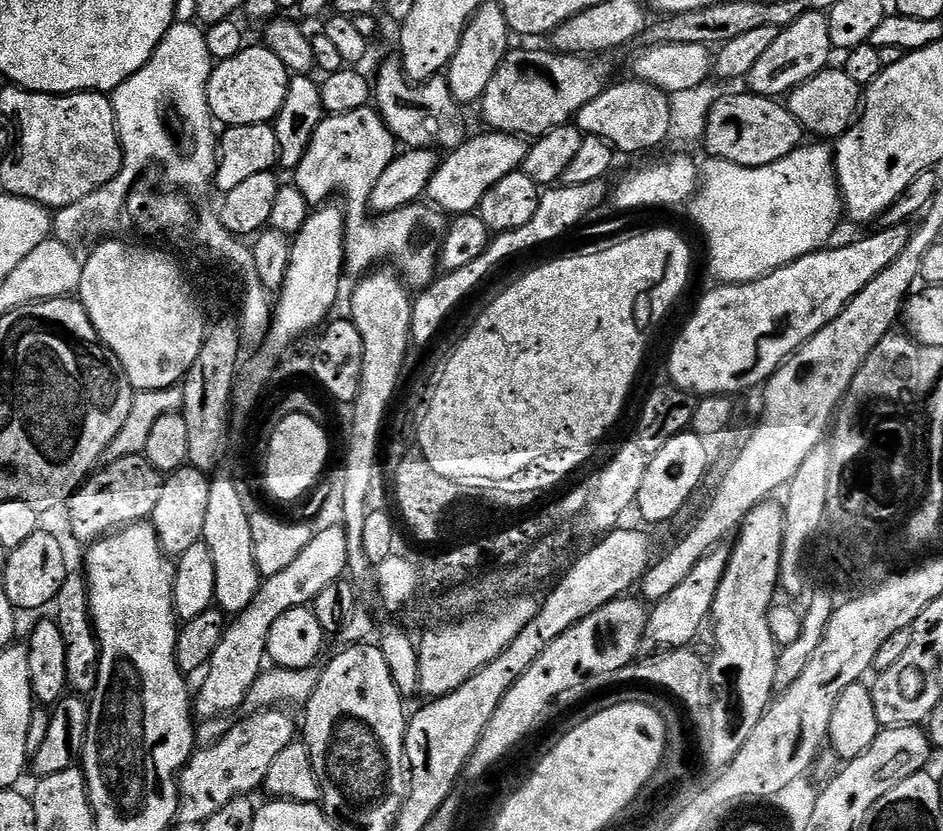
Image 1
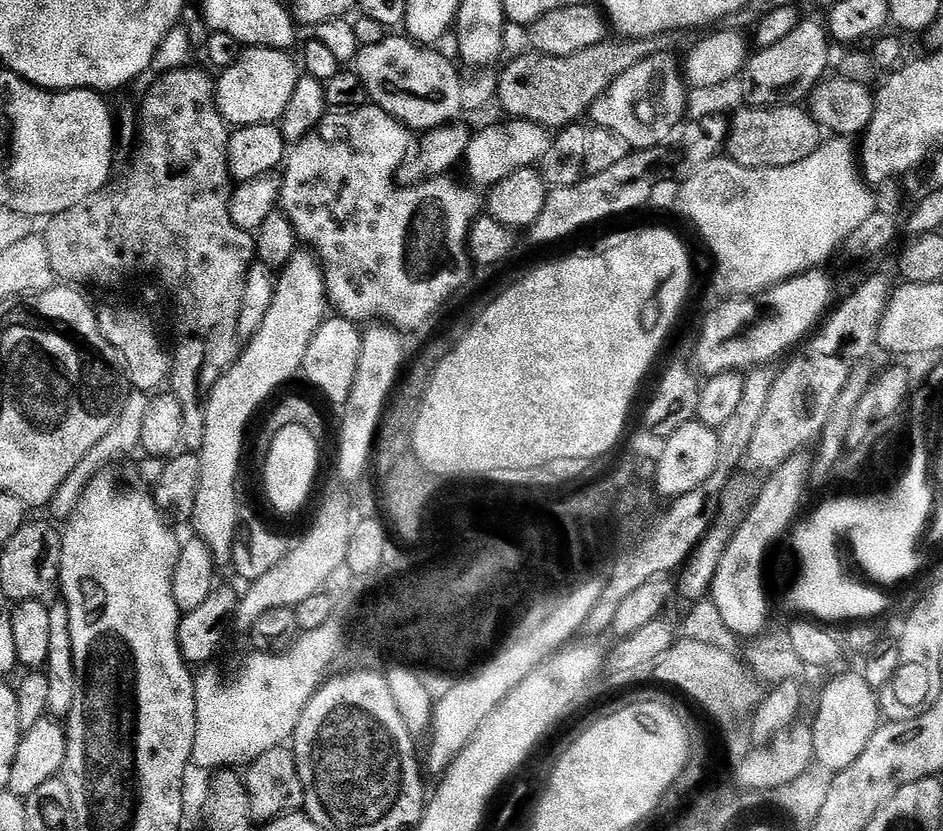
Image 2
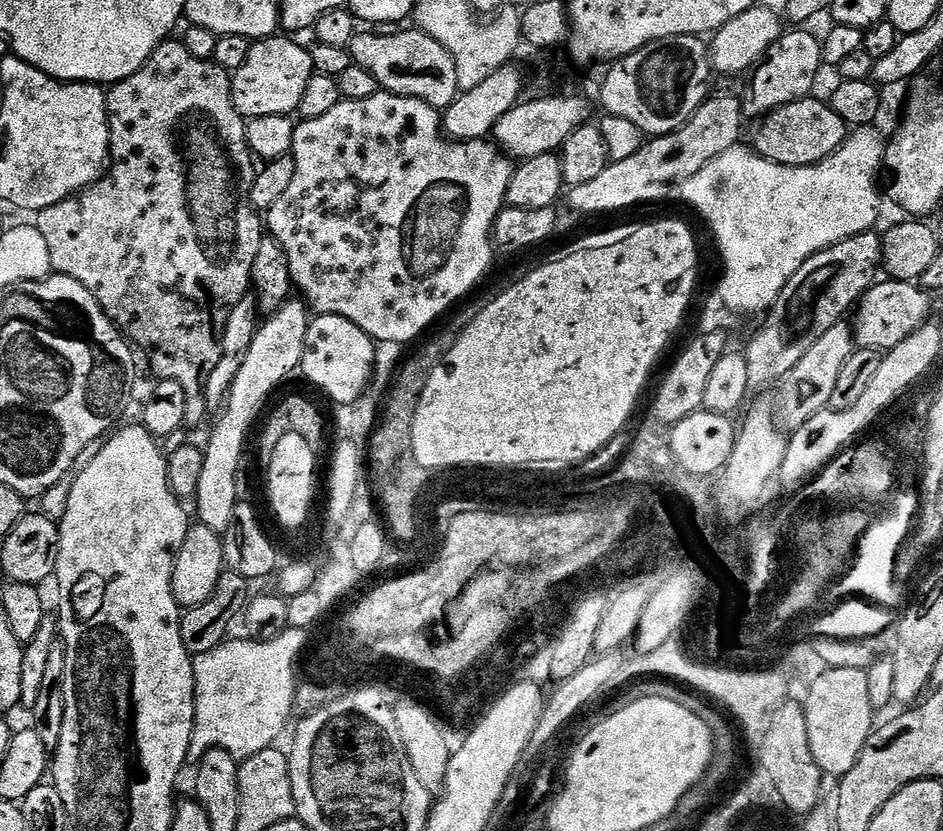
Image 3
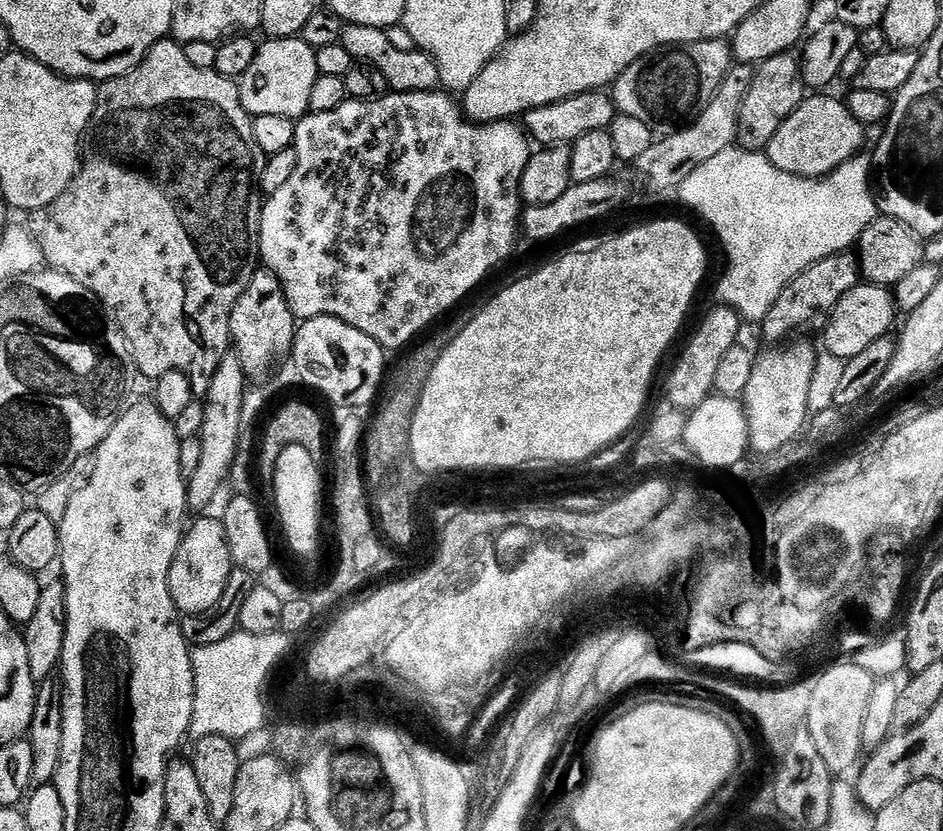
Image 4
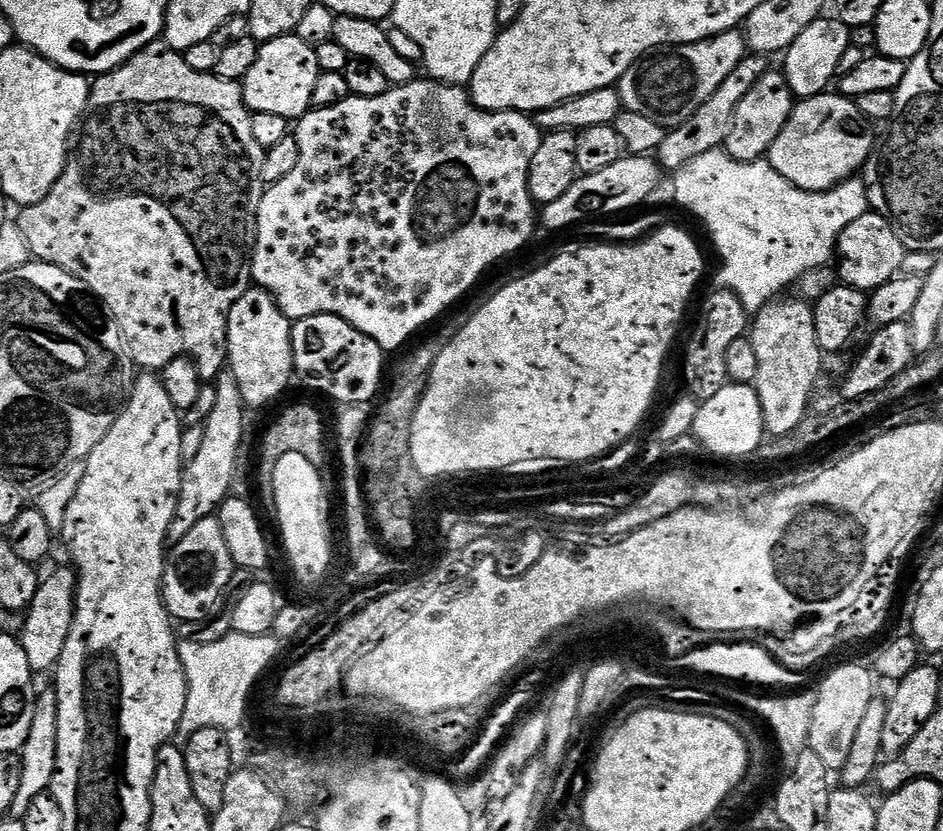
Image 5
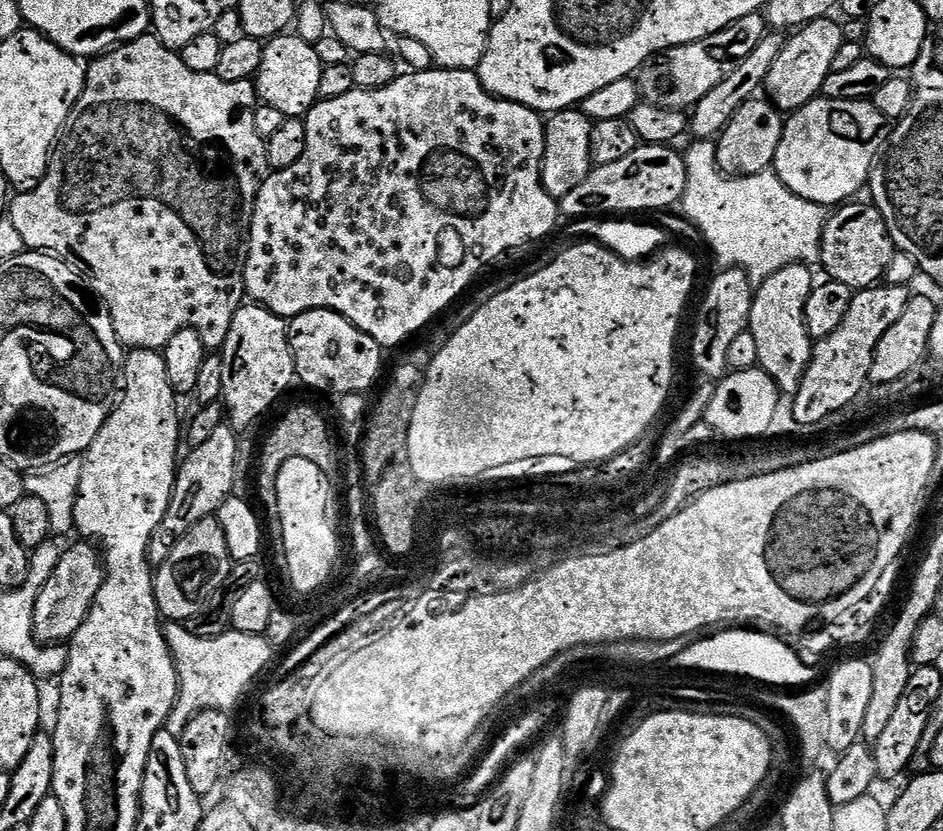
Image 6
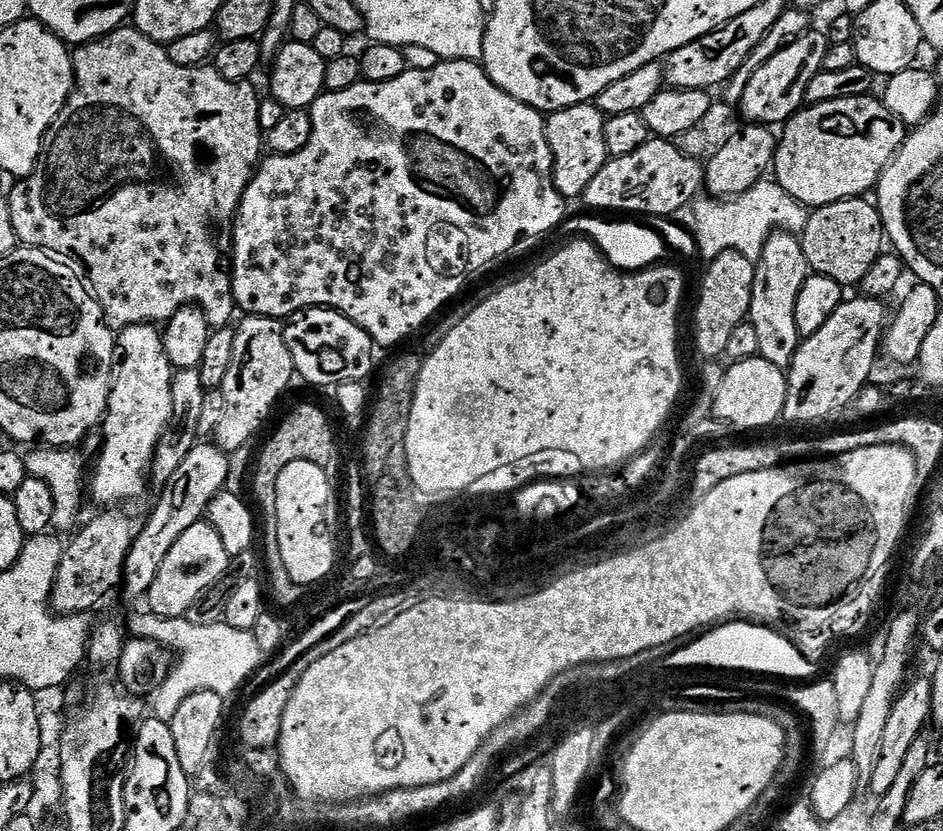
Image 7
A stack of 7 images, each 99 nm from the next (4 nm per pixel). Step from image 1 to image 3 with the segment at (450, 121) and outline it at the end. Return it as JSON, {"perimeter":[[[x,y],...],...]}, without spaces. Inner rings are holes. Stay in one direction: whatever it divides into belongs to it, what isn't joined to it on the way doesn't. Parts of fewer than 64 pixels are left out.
{"perimeter":[[[372,30],[364,31],[352,39],[352,62],[362,66],[362,70],[370,70],[383,91],[409,96],[437,110],[449,108],[461,95],[454,58],[441,44],[434,42],[434,38],[419,30],[399,30],[393,37],[380,37]]]}

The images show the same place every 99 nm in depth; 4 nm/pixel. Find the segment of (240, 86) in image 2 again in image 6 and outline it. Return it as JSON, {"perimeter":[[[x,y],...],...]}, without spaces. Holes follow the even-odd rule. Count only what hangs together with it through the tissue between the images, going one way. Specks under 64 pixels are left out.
{"perimeter":[[[281,34],[273,36],[264,44],[260,69],[256,71],[254,83],[260,104],[282,110],[286,118],[303,118],[320,100],[318,82],[326,65],[320,61],[315,47],[307,44],[301,36]]]}

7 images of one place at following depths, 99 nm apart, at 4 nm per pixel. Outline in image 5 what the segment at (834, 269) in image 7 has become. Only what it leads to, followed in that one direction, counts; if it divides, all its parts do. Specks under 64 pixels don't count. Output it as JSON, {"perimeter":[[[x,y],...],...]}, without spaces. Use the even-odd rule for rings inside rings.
{"perimeter":[[[870,210],[866,214],[862,214],[862,218],[850,222],[850,226],[846,226],[846,230],[842,230],[835,251],[838,260],[840,256],[839,279],[852,288],[858,289],[859,292],[870,294],[878,286],[901,275],[905,253],[905,246],[898,238],[887,215]]]}

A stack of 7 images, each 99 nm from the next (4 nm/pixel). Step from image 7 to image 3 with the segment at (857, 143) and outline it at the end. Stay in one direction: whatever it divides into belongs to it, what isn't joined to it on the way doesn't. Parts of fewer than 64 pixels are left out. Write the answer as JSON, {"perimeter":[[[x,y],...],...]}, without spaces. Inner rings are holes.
{"perimeter":[[[817,98],[799,100],[787,104],[768,113],[759,121],[756,128],[756,137],[750,141],[751,147],[760,156],[770,162],[783,164],[788,168],[810,166],[833,156],[844,145],[850,135],[849,125],[832,109],[831,103],[824,104]]]}

